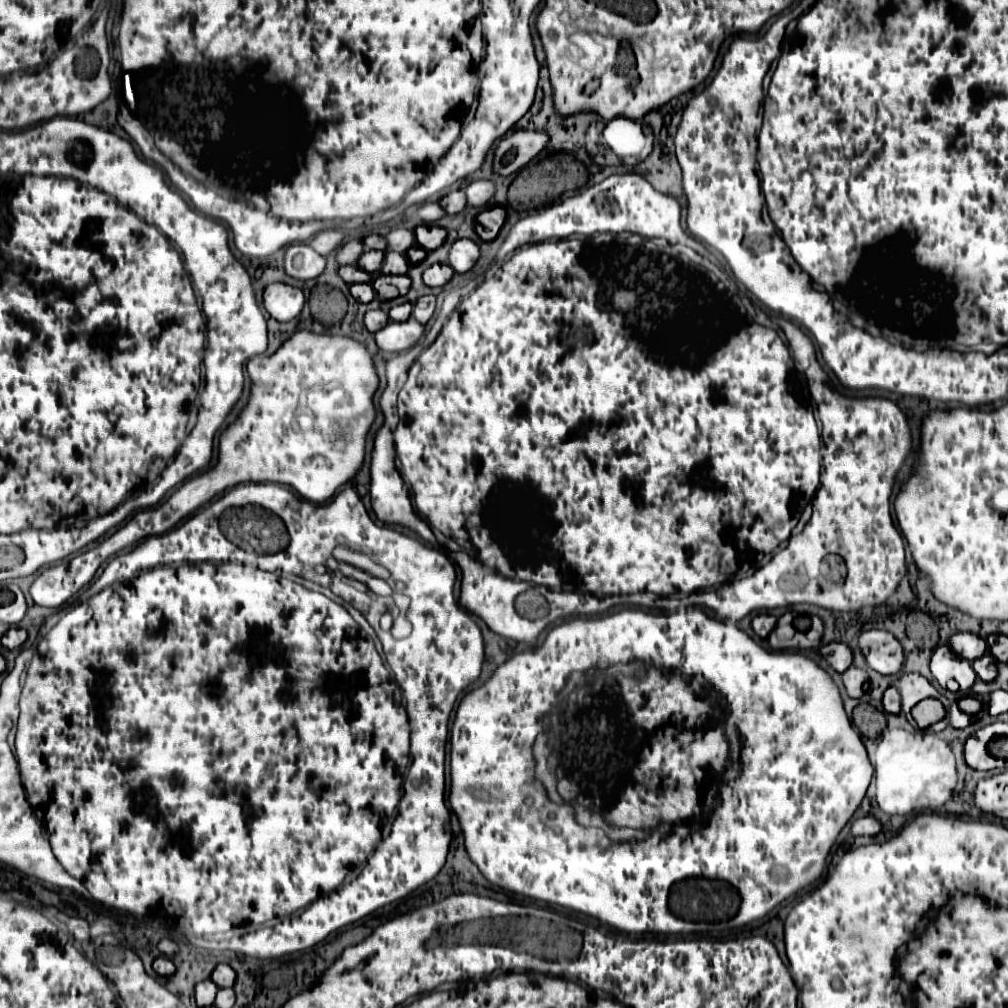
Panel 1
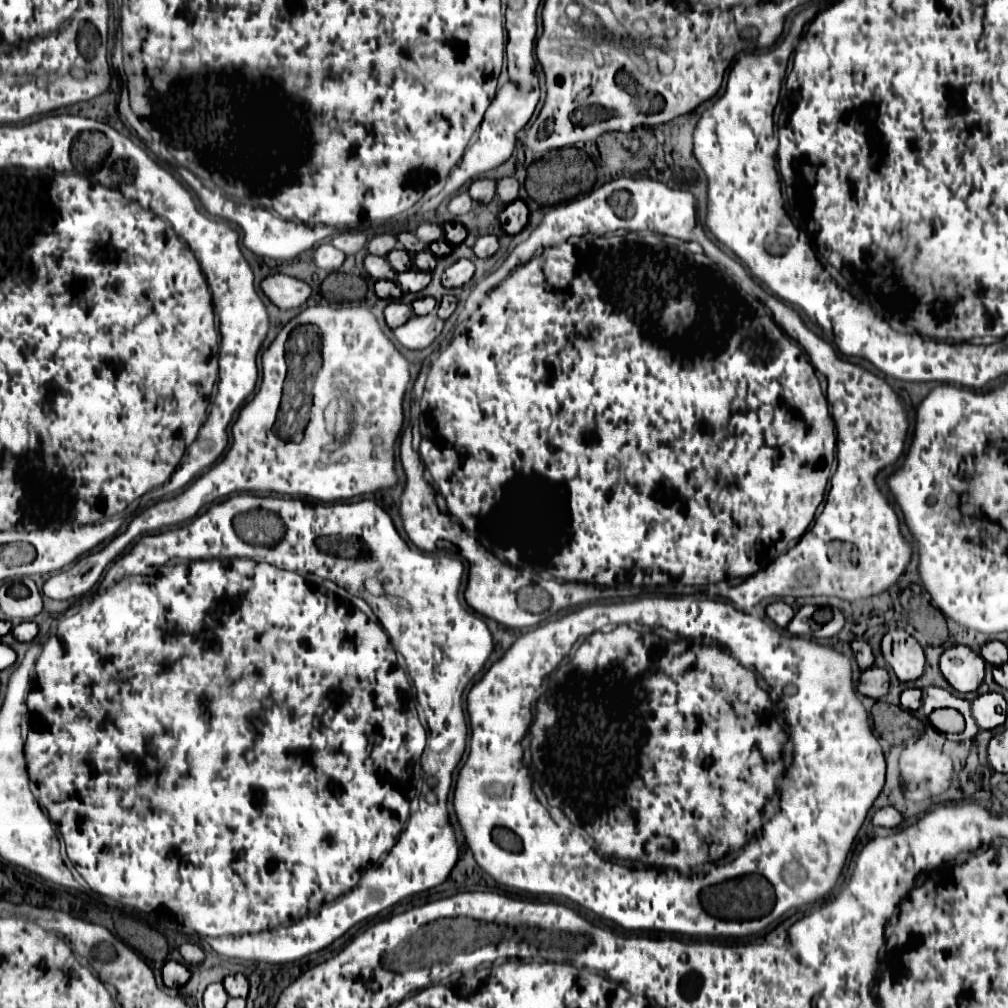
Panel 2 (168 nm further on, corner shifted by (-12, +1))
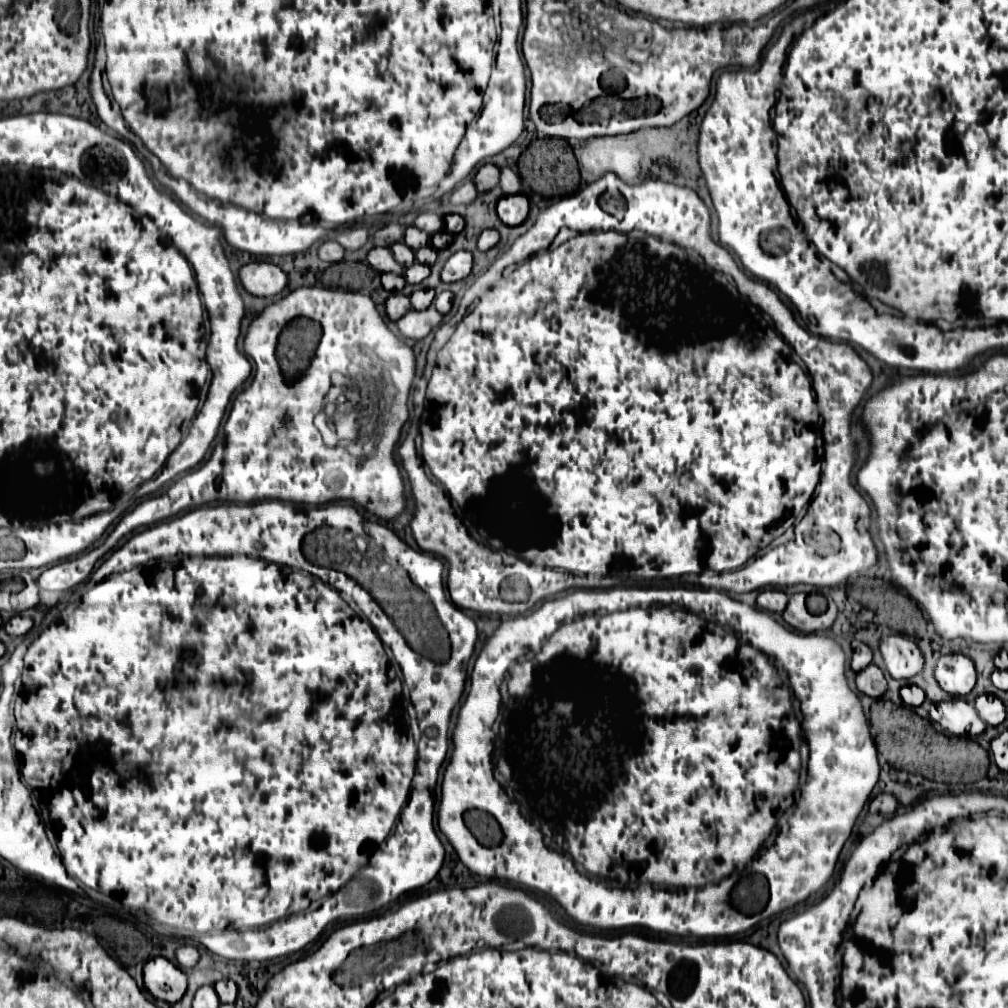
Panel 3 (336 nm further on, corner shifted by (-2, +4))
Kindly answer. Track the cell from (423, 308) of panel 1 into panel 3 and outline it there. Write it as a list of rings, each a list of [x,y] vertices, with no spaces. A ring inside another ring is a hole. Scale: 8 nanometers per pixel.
[[[440,292],[436,298],[434,298],[434,306],[438,312],[446,314],[450,310],[450,304],[452,304],[452,294],[450,292]]]

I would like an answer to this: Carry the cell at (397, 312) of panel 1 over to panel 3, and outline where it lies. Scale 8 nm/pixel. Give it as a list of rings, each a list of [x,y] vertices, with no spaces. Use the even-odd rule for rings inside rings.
[[[416,290],[410,296],[410,300],[412,300],[412,306],[416,310],[426,310],[432,304],[432,300],[434,300],[434,290]]]

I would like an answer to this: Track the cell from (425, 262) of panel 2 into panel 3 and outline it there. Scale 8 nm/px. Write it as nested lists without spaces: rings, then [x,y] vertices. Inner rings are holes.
[[[422,246],[418,252],[414,252],[416,254],[416,262],[420,262],[420,264],[426,264],[426,266],[432,266],[434,262],[436,262],[436,258],[438,258],[438,250],[434,248],[434,246]]]

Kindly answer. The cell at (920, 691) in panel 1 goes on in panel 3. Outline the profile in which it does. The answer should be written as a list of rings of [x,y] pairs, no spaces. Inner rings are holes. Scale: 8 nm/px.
[[[962,698],[940,702],[940,706],[930,704],[930,718],[942,726],[950,736],[974,738],[986,730],[986,722],[978,716],[976,708]]]

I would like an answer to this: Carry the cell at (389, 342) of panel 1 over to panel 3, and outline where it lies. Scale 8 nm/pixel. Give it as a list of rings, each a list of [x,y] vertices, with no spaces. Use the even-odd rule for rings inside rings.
[[[430,304],[426,310],[410,310],[398,320],[398,330],[412,340],[422,340],[426,338],[442,320],[442,314]]]

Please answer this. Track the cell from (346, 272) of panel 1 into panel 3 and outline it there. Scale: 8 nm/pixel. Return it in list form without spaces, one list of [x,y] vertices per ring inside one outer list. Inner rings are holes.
[[[380,246],[372,248],[372,250],[368,252],[368,264],[370,264],[374,270],[378,270],[378,272],[396,272],[396,274],[402,274],[402,272],[404,272],[404,266],[400,266],[400,264],[394,260],[390,248],[380,248]]]

